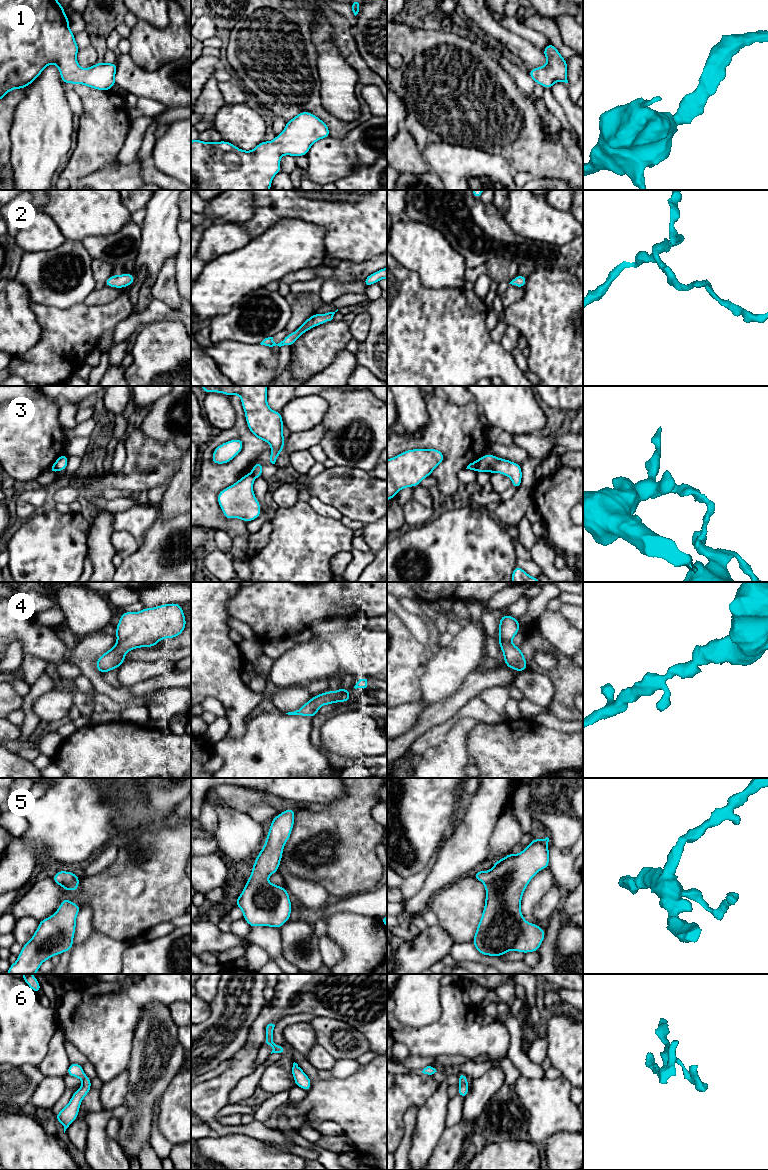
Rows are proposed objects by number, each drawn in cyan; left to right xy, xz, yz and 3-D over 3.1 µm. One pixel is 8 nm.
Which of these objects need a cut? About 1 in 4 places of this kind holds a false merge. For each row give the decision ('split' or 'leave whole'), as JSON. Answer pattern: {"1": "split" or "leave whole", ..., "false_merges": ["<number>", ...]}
{"1": "leave whole", "2": "leave whole", "3": "split", "4": "leave whole", "5": "leave whole", "6": "leave whole", "false_merges": ["3"]}

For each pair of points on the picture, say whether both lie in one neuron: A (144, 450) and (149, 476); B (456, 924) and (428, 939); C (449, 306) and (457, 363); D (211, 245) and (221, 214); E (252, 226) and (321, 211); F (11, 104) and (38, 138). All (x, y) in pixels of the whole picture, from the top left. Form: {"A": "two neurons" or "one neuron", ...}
{"A": "one neuron", "B": "two neurons", "C": "one neuron", "D": "two neurons", "E": "one neuron", "F": "two neurons"}

